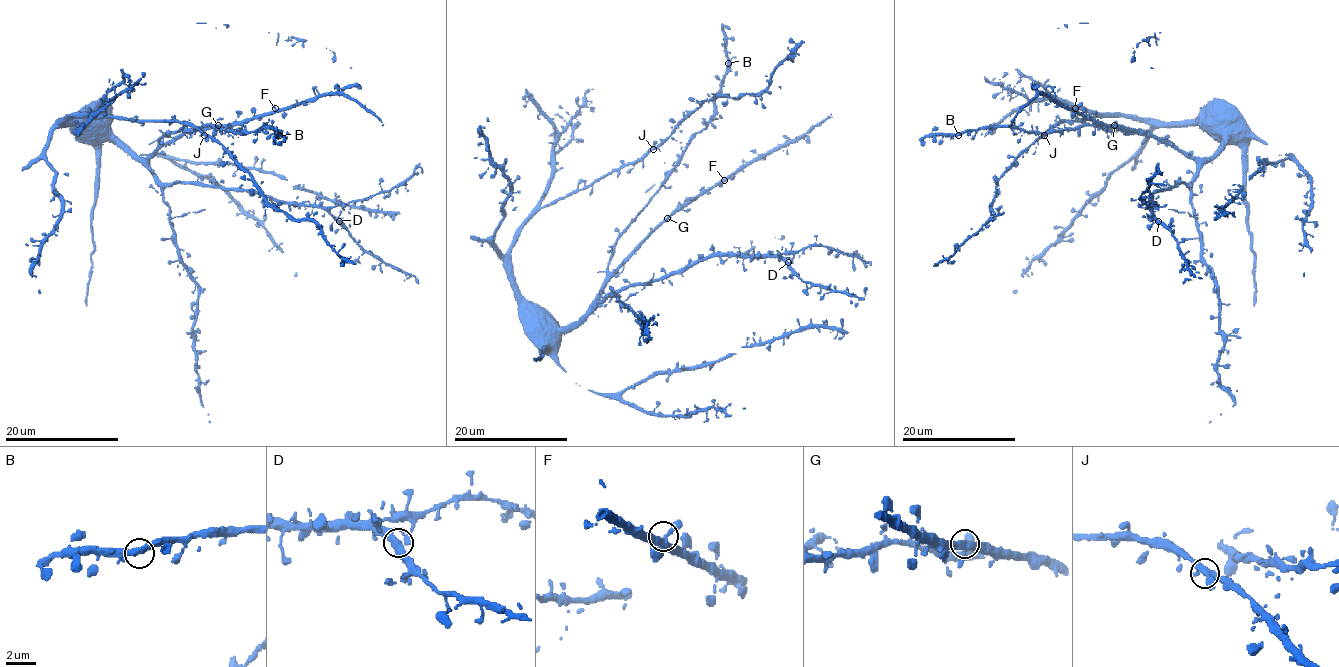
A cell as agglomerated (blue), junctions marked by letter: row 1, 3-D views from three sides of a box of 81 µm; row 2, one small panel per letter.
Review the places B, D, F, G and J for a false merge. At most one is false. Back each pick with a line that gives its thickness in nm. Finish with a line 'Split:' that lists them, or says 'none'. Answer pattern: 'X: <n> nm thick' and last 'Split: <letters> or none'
Split: none

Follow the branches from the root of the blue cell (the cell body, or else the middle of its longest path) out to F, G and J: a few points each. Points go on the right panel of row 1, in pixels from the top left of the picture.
F: (1181, 122), (1198, 122), (1219, 134), (1224, 141), (1208, 158), (1192, 158), (1147, 132), (1098, 124), (1075, 108)
G: (1181, 122), (1198, 122), (1208, 131), (1219, 134), (1224, 141), (1208, 158), (1192, 158), (1147, 132), (1114, 125)
J: (1181, 122), (1091, 117), (1055, 122), (1044, 135)

